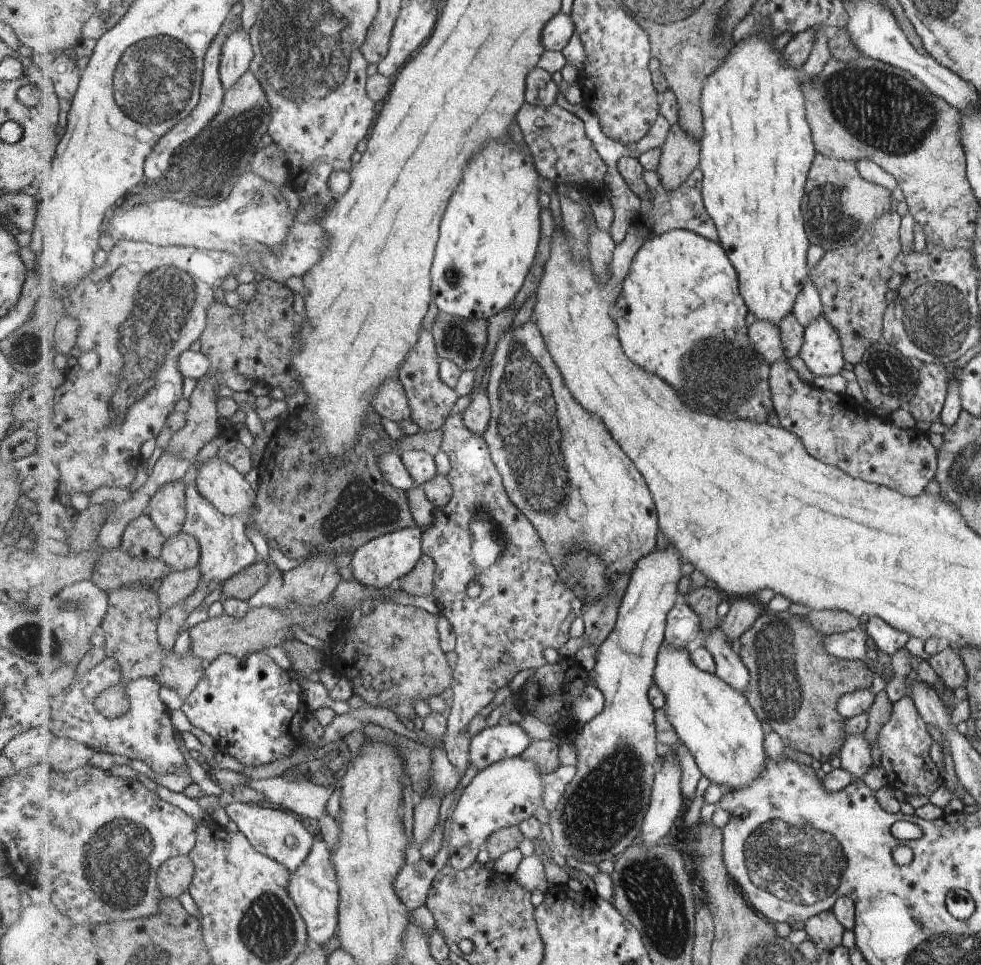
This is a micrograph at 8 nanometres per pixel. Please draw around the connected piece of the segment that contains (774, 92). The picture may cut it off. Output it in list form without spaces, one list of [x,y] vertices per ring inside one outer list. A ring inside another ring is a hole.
[[[755,33],[748,39],[743,39],[740,43],[734,43],[732,53],[729,53],[720,68],[715,70],[708,78],[701,99],[705,122],[704,136],[700,142],[702,147],[699,167],[704,174],[702,188],[704,205],[716,222],[721,246],[724,246],[724,249],[728,251],[729,258],[740,275],[740,291],[748,303],[750,312],[757,320],[771,321],[779,325],[781,321],[787,318],[789,313],[793,312],[797,297],[799,297],[801,289],[804,288],[804,284],[809,280],[811,270],[807,269],[807,250],[811,248],[811,242],[809,242],[809,236],[805,232],[803,203],[805,194],[807,194],[807,181],[810,179],[807,176],[810,176],[811,172],[809,170],[813,170],[819,152],[814,142],[812,126],[808,121],[808,105],[806,104],[804,90],[801,88],[804,81],[802,70],[786,65],[782,53],[783,49],[777,49],[774,46],[774,40],[767,33]]]

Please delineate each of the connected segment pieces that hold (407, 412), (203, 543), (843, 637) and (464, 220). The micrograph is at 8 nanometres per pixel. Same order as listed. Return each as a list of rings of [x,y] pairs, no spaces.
[[[398,376],[391,377],[380,386],[373,409],[383,418],[395,422],[411,418],[412,408],[408,401],[408,394]]]
[[[195,480],[187,484],[186,495],[187,518],[184,522],[182,532],[198,540],[201,551],[199,567],[202,572],[202,579],[199,580],[197,590],[183,600],[183,608],[191,612],[207,595],[206,589],[211,582],[222,584],[225,580],[229,580],[231,576],[235,576],[237,572],[241,572],[243,568],[255,564],[257,560],[257,548],[255,548],[255,544],[245,534],[244,516],[235,515],[228,517],[223,515],[216,506],[213,506],[213,503],[208,498],[205,498],[201,494]]]
[[[862,626],[846,633],[828,635],[825,638],[826,649],[837,658],[860,661],[865,658],[869,636],[867,628]]]
[[[508,142],[485,143],[485,150],[469,162],[465,178],[449,204],[441,226],[441,246],[436,248],[432,264],[432,295],[439,312],[449,313],[470,321],[497,316],[516,300],[536,261],[542,233],[542,207],[539,204],[539,178],[543,176],[529,148]]]

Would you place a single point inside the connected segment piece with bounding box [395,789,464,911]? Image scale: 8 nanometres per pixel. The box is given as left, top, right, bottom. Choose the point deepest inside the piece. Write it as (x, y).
(413, 883)

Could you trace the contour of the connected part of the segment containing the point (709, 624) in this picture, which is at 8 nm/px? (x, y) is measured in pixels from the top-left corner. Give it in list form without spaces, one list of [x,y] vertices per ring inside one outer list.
[[[702,586],[689,590],[682,599],[697,613],[702,624],[702,630],[705,633],[718,627],[717,608],[721,606],[721,602],[726,600],[726,596],[719,588]]]

